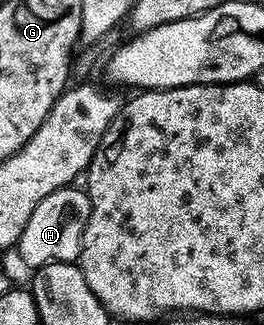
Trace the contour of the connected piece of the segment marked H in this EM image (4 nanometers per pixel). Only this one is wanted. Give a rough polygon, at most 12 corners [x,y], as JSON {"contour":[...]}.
{"contour":[[55,190],[18,243],[29,268],[76,262],[90,200]]}

